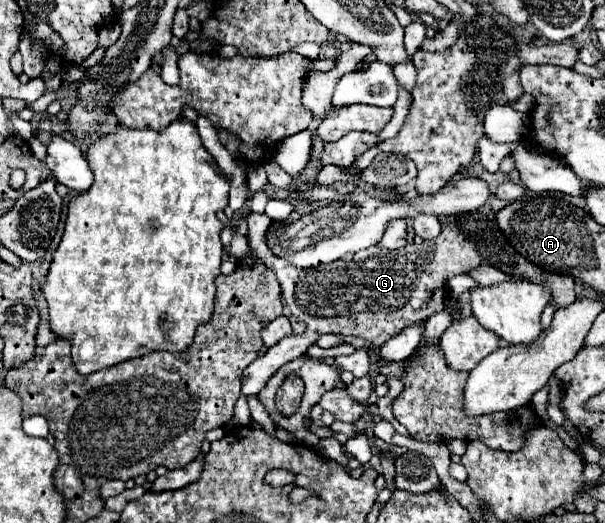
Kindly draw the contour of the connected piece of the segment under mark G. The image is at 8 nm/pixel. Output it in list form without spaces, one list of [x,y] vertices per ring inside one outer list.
[[[251,212],[247,216],[249,234],[247,240],[255,250],[257,258],[271,268],[281,284],[283,298],[291,308],[293,316],[307,324],[307,330],[299,336],[287,336],[275,346],[267,348],[265,354],[257,356],[243,372],[241,392],[245,396],[259,394],[267,380],[283,364],[299,358],[321,334],[341,334],[341,336],[359,336],[367,342],[381,346],[391,336],[399,334],[405,326],[415,322],[427,322],[427,318],[443,308],[445,296],[433,298],[437,288],[445,288],[447,280],[455,274],[465,274],[471,268],[481,264],[477,250],[457,228],[443,228],[441,236],[435,240],[425,240],[421,246],[405,246],[397,252],[381,250],[371,246],[357,252],[351,260],[337,260],[325,268],[293,268],[283,258],[275,256],[265,244],[265,230],[269,228],[271,218],[267,214]]]

